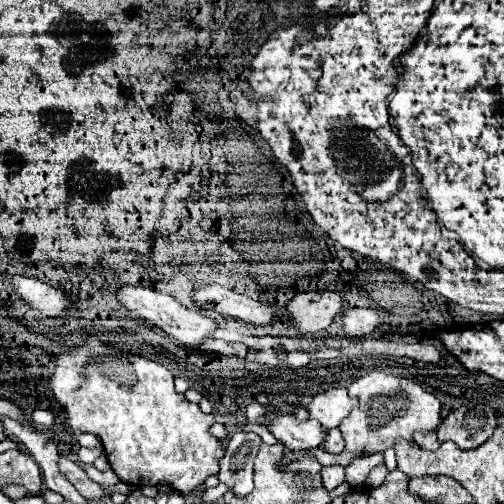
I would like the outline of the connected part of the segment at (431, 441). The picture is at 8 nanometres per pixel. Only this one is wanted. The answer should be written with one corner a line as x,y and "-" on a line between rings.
434,431
428,433
428,435
416,435
414,439
416,439
416,443
418,443
422,449
426,449
426,451
434,451
436,447
440,447
440,441
436,439
436,433
434,433

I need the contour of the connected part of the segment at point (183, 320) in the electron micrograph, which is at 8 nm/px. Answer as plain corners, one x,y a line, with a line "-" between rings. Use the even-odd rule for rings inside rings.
122,287
118,289
118,299
126,309
136,311
138,315
142,315
146,321
154,323
158,329
162,329
166,335
178,339
184,345
198,345
200,349
204,347
212,347
212,341
208,341
206,337
218,329
218,323
206,315
202,315
202,311
198,311
196,307
184,307
180,301
176,301
176,297
172,297
170,293
160,293
154,289
146,289
146,287

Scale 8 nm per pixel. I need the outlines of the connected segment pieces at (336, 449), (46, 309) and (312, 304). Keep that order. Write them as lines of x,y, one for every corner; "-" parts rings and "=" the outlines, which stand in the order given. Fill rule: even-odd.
336,427
336,429
332,429
330,433
328,433
328,439
326,439
326,449
330,451
330,453
340,453
342,449
344,449
344,437
342,437
342,433
340,433
340,429
=
12,277
12,285
14,285
14,293
24,299
26,303
30,303
34,309
38,309
40,313
48,315
48,317
60,317
64,315
66,307
70,305
70,299
66,297
66,293
62,293
60,289
54,289
52,285
46,285
38,279
28,279
28,277
=
304,291
288,303
288,317
294,319
294,327
302,335
326,329
342,311
342,291

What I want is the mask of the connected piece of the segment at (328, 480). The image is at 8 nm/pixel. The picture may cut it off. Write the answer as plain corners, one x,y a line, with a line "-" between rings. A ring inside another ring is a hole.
342,465
324,467
324,469
322,469
322,483
324,483
324,487
326,487
328,491
336,489
336,487
344,481
344,477
346,477
346,473
344,473
344,471
346,471
346,469
344,469

